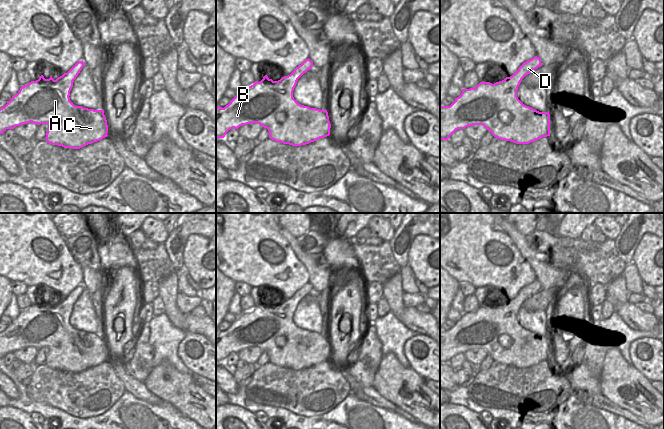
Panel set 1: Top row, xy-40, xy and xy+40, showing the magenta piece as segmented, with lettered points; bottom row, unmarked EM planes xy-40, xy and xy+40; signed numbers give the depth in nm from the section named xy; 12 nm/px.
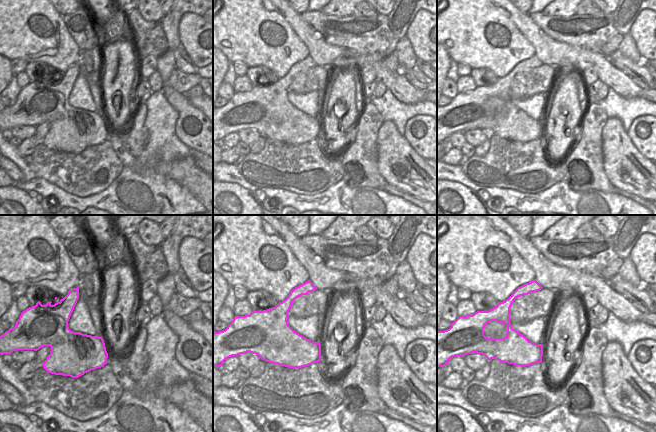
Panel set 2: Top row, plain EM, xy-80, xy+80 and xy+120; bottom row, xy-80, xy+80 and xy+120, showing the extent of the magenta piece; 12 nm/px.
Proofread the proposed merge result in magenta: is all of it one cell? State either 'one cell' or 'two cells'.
one cell

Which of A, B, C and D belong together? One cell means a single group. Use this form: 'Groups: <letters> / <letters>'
Groups: A B C D

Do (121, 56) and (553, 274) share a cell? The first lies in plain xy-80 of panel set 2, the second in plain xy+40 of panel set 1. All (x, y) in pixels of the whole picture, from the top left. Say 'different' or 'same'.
different

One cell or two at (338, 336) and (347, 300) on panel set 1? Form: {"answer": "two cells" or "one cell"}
{"answer": "one cell"}

